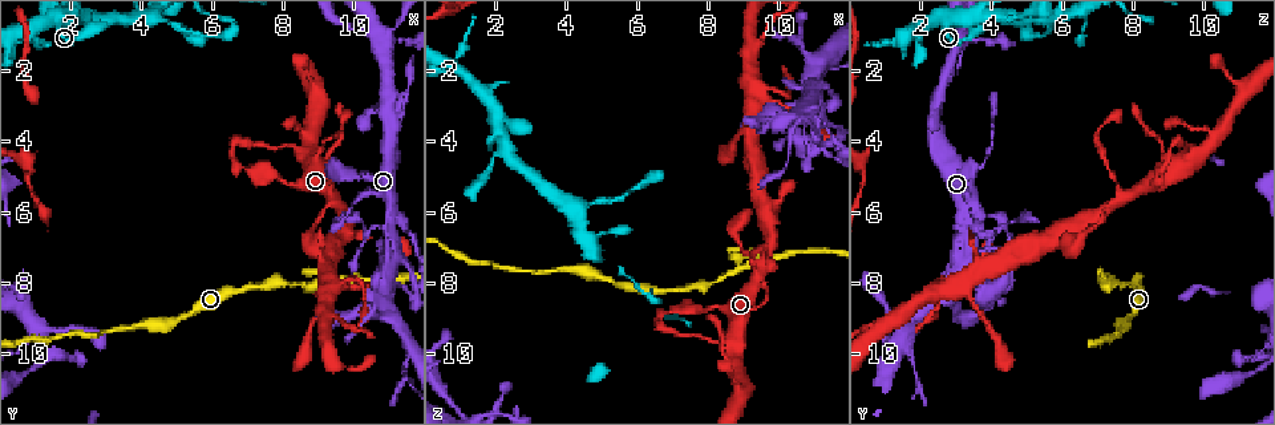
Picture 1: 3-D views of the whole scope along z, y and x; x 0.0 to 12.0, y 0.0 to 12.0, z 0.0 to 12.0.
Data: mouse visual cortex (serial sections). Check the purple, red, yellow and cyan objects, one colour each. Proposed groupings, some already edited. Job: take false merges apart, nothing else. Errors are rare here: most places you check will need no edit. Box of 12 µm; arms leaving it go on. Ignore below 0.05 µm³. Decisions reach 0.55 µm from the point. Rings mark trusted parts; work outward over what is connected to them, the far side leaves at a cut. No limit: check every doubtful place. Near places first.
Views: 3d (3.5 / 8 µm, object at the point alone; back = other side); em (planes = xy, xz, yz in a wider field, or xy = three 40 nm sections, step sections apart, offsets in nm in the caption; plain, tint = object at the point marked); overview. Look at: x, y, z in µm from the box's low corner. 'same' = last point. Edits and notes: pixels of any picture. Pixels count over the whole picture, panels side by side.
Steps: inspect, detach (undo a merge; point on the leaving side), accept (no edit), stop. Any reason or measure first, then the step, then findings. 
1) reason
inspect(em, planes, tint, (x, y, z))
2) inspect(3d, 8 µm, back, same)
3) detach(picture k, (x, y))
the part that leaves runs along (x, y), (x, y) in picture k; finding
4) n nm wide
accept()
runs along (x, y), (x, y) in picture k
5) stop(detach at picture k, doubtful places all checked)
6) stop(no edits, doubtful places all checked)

inspect(3d, 3.5 µm, back, (11.0, 6.1, 3.4))

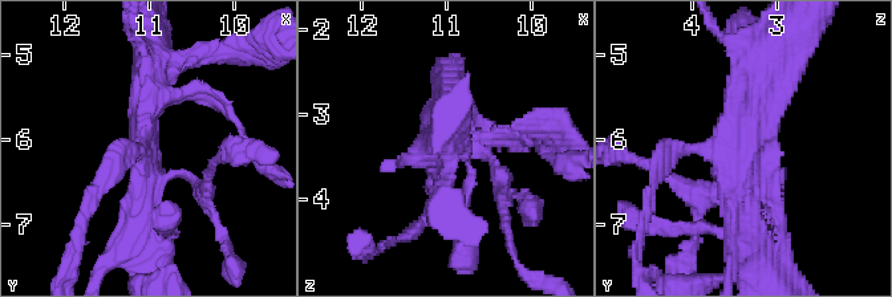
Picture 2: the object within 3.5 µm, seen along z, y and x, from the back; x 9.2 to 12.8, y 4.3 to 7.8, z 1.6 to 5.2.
inspect(em, xy, step 3, tint, (11.10, 6.10, 3.35))

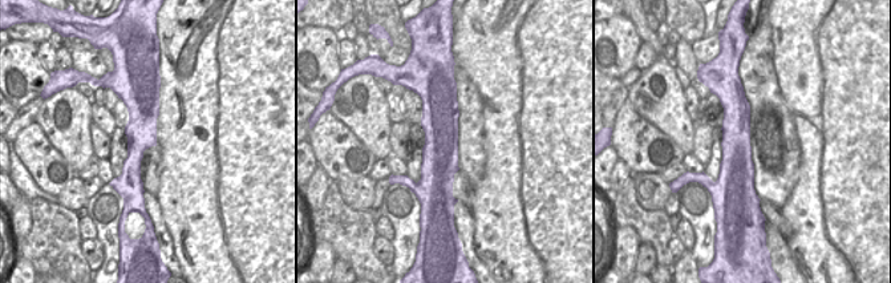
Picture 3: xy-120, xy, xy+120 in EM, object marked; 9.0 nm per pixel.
accept()
runs along (775, 64), (741, 162), (745, 235) in picture 2; one cell here

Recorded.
inspect(3d, 3.5 µm, (9.3, 8.2, 2.7))

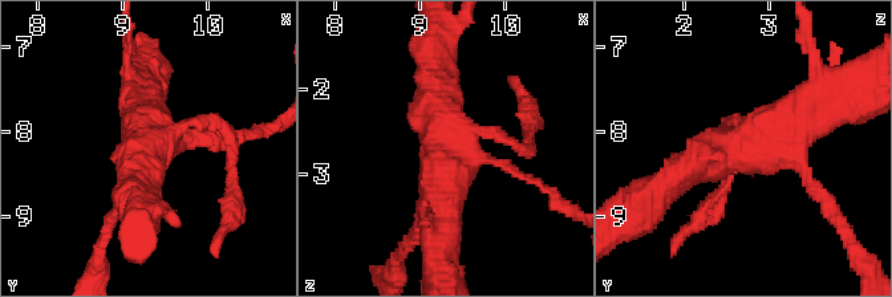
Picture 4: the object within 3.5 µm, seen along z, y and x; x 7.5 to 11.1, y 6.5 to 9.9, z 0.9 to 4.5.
shape alone is not enough
inspect(em, xy, step 5, tint, (9.30, 8.15, 2.70))

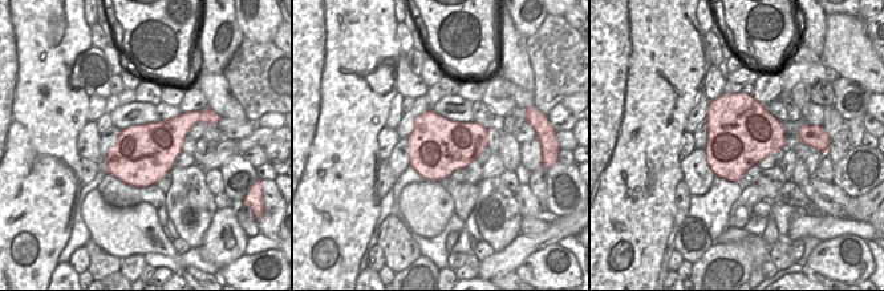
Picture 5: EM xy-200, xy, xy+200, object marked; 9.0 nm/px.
accept()
runs along (835, 94), (759, 142), (685, 171) in picture 4; all the same cell

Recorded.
arms part here
inspect(3d, 8 µm, back, (9.0, 8.1, 7.6))

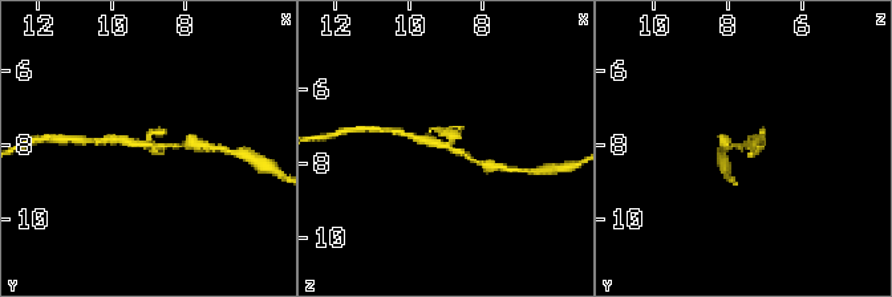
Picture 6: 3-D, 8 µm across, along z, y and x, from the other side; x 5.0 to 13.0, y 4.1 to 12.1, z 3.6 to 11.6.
inspect(em, xy, step 3, tint, (8.9, 8.0, 7.5))

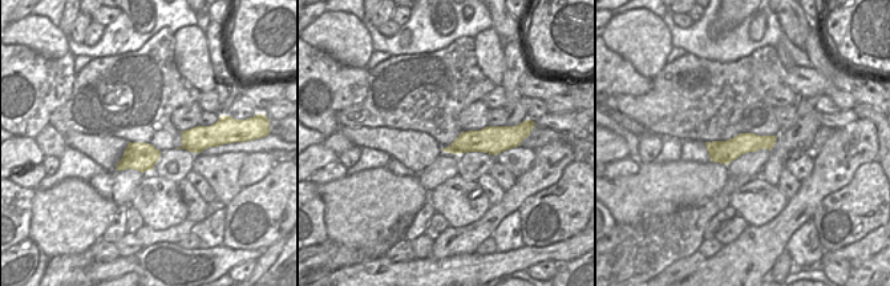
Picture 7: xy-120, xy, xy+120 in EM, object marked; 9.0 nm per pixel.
accept()
runs along (485, 165), (449, 147), (412, 137) in picture 6; continuous, no second cell

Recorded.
thin neck
inspect(3d, 3.5 µm, (10.7, 1.1, 3.1))

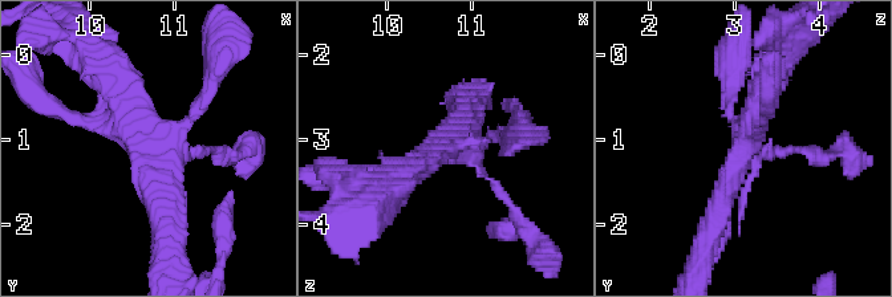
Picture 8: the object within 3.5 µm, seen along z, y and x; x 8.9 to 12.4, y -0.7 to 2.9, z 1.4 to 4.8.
inspect(em, xy, step 1, tint, (10.65, 1.15, 3.10))

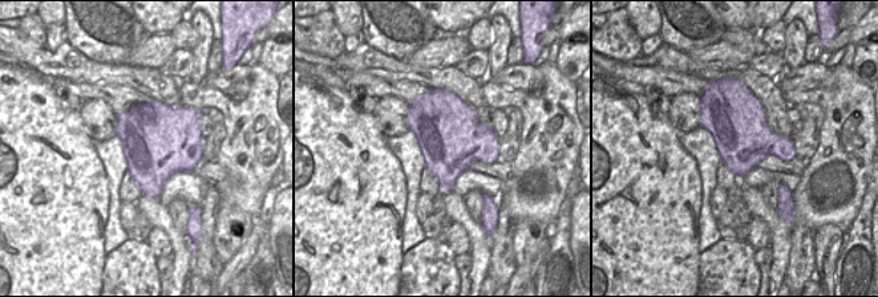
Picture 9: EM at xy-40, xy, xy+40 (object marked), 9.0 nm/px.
inspect(em, xy, step 2, tint, same)

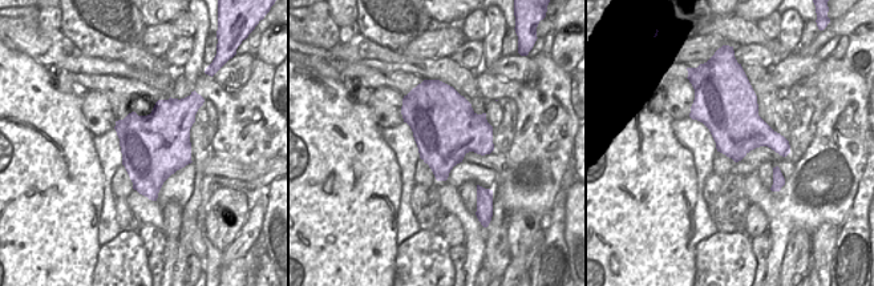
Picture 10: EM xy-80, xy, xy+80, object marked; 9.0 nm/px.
accept()
runs along (167, 228), (106, 81) in picture 8; continuous, no second cell

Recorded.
stop(no edits, doubtful places all checked)

